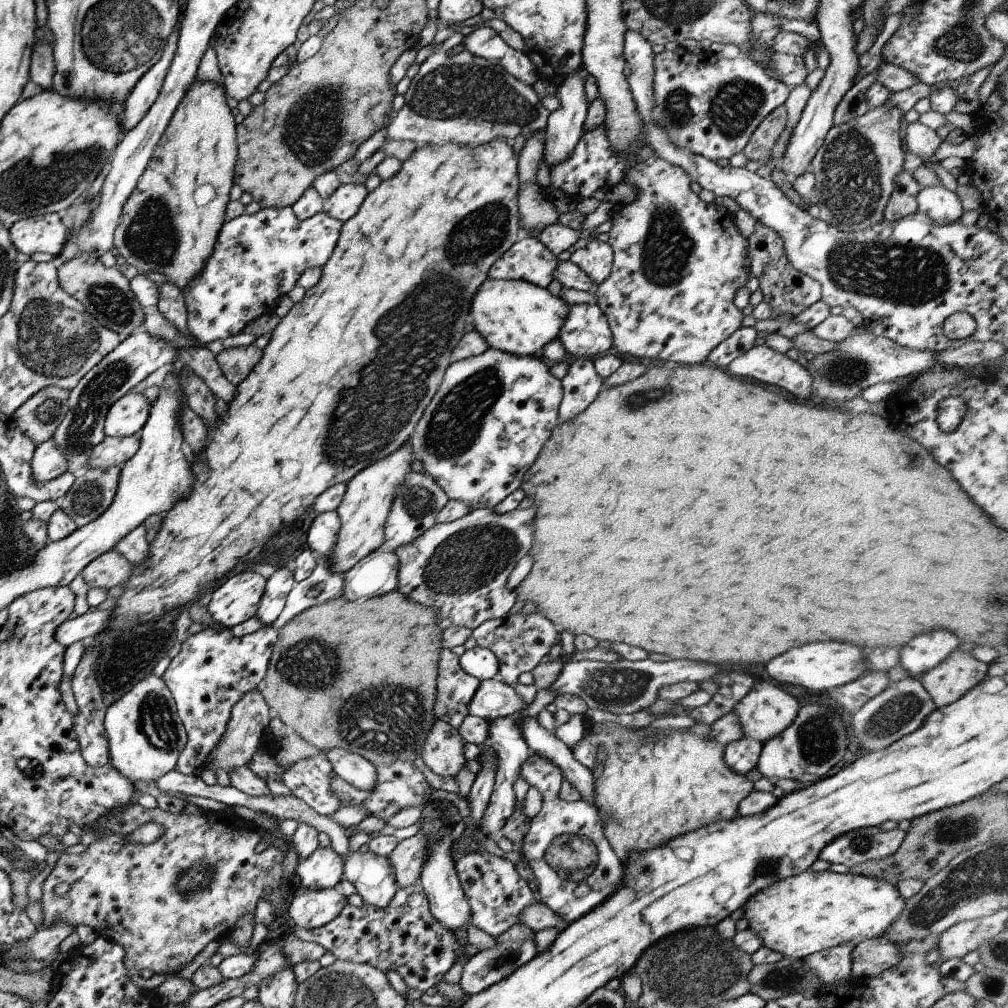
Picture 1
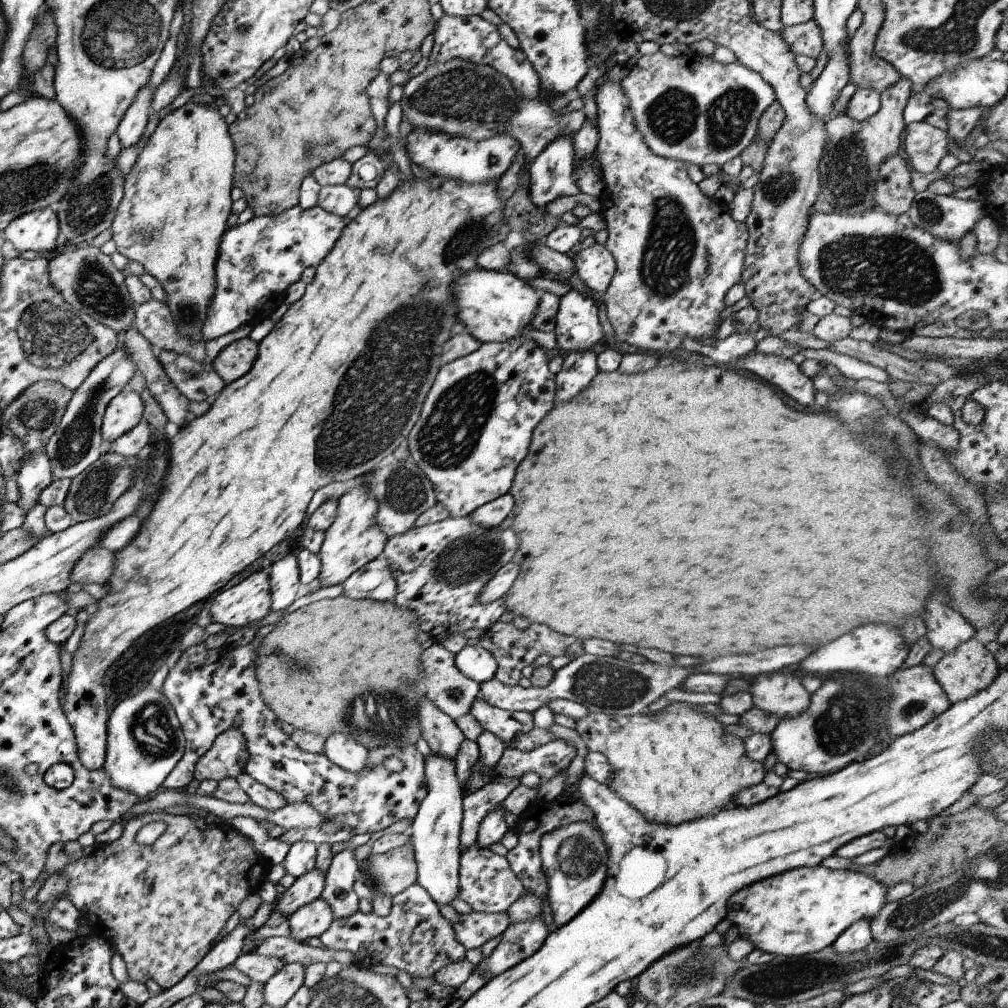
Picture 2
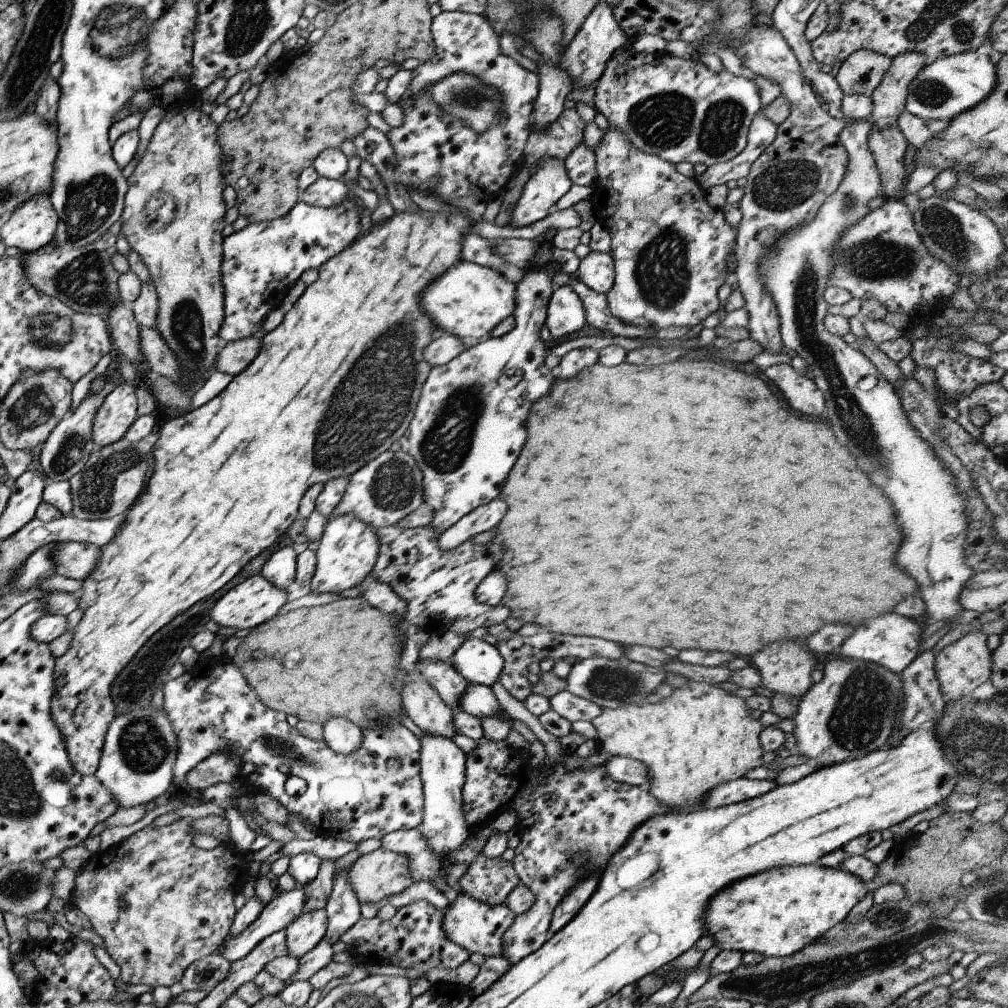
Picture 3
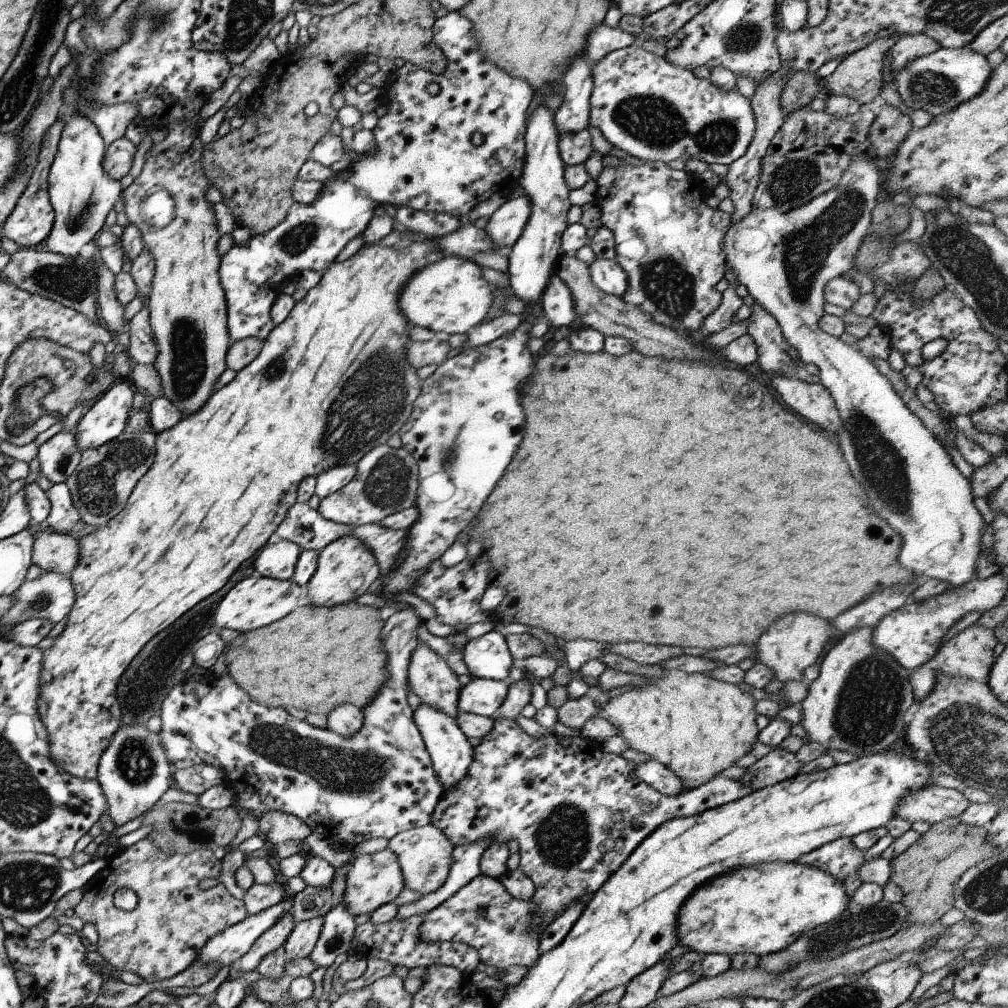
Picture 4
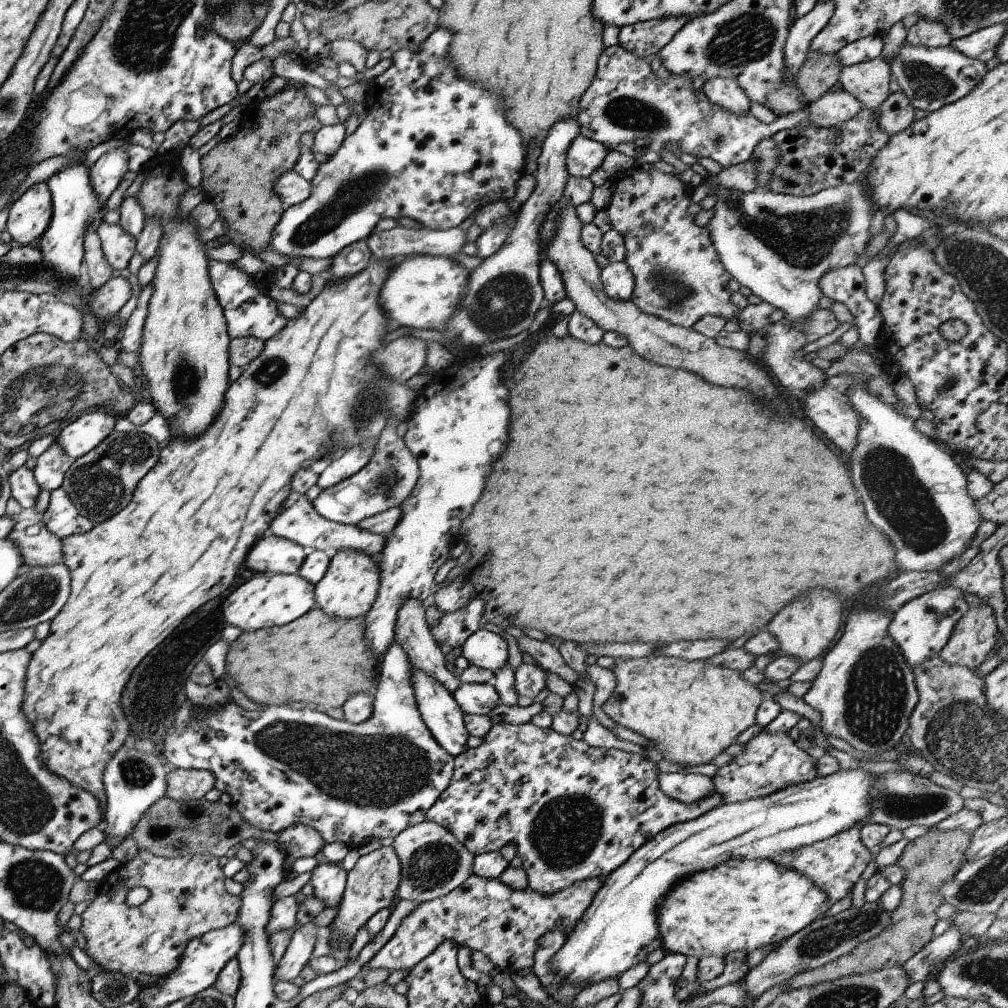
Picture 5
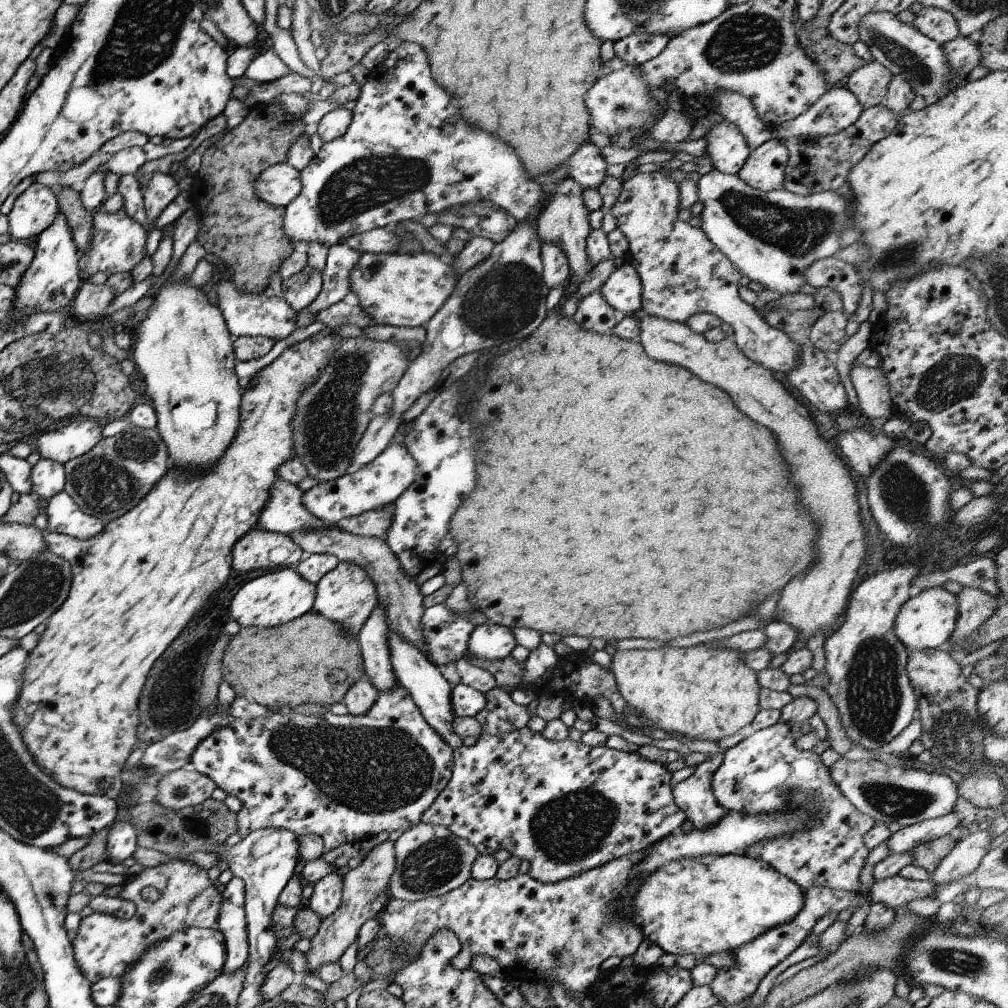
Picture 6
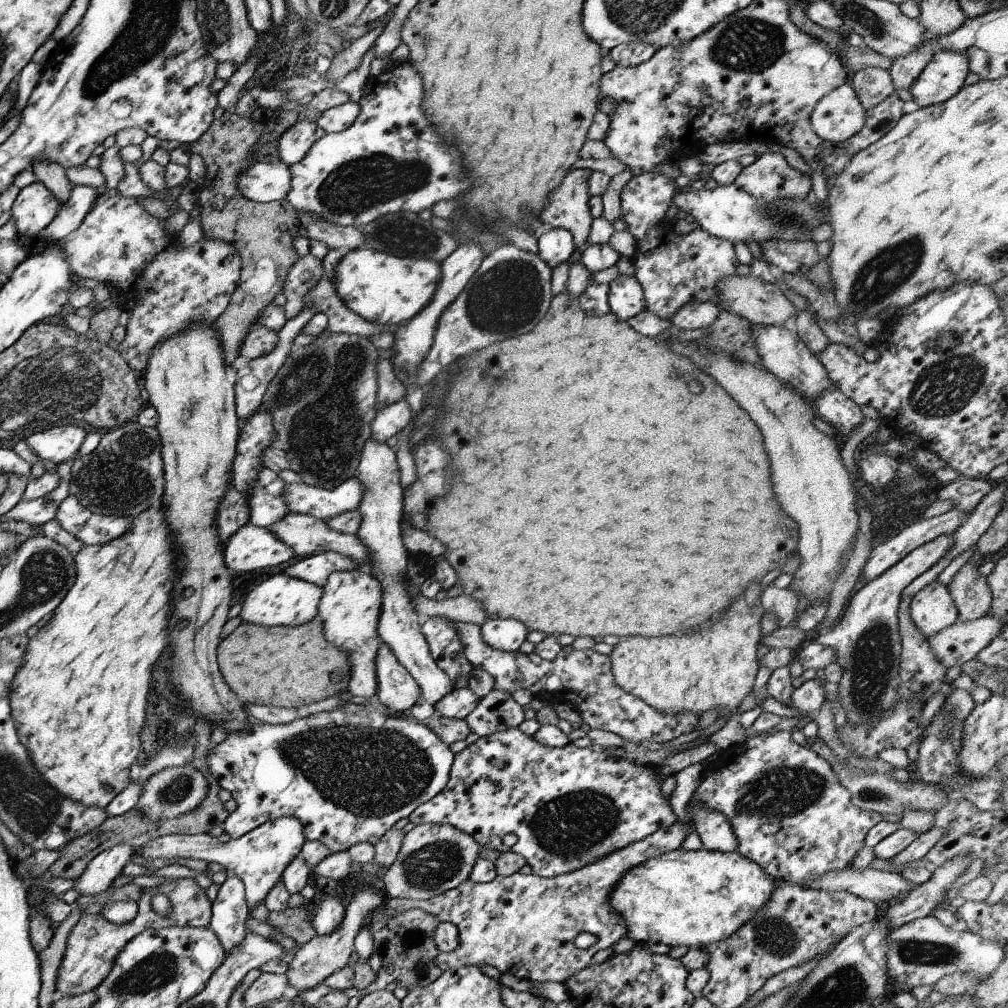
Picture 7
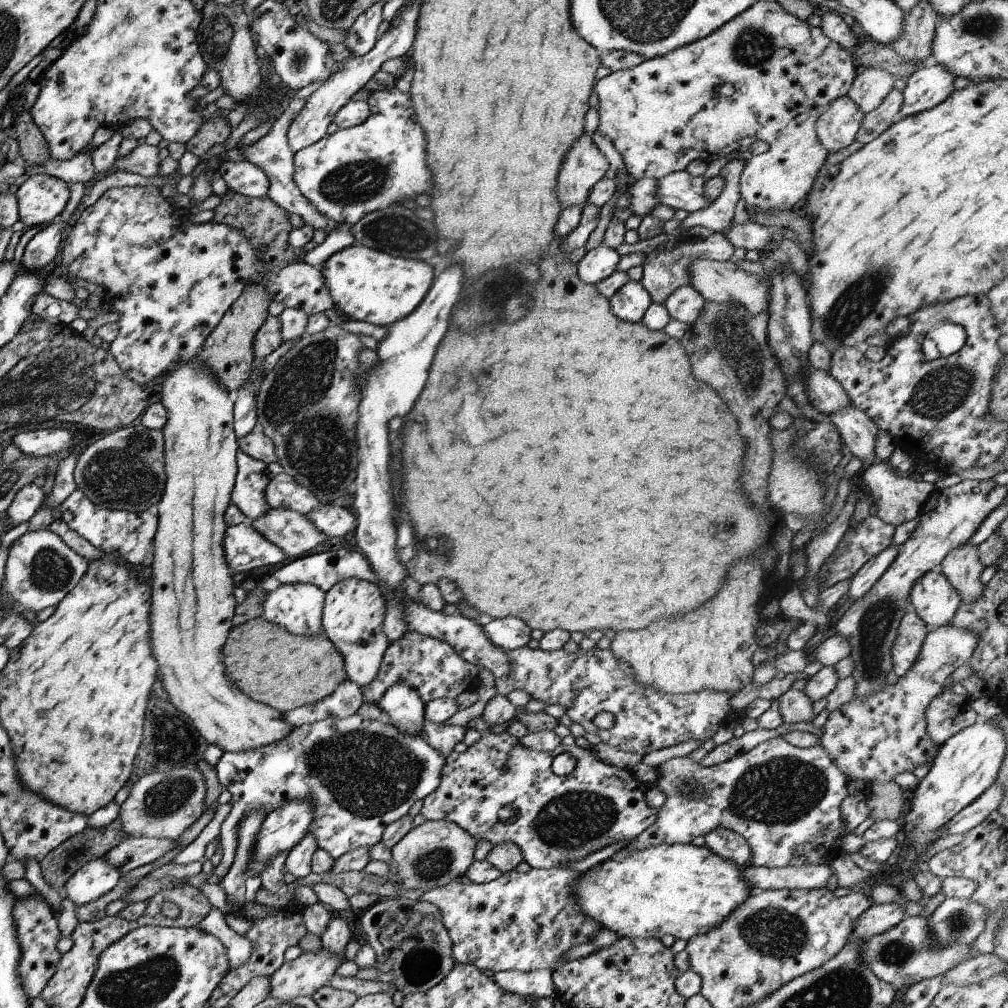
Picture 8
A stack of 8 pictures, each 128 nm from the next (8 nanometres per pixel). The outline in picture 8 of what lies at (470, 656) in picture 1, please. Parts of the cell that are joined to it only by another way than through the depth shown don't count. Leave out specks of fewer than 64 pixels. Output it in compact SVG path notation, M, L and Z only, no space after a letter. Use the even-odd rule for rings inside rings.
M504 617L493 619L481 627L487 640L501 648L501 650L514 650L526 647L530 640L530 630L519 618Z

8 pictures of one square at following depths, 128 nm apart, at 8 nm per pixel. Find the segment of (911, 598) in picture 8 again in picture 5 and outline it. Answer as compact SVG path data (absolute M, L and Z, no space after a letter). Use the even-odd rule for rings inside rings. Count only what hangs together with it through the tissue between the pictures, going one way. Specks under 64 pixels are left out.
M953 586L940 587L905 602L892 614L887 636L899 648L906 664L913 668L931 656L937 656L945 646L955 622L967 612L969 604L964 600L963 590Z

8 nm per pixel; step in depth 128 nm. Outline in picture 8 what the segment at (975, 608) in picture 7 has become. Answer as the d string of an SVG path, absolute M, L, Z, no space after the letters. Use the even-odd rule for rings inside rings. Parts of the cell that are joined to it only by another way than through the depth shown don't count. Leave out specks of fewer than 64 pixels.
M961 544L949 550L941 560L941 573L959 596L960 604L971 604L981 598L985 585L979 580L984 569L977 556L976 546Z

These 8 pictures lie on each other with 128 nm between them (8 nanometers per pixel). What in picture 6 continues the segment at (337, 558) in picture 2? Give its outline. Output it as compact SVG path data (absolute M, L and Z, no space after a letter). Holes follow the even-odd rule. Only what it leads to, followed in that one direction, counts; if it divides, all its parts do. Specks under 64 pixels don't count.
M338 561L333 570L329 570L315 585L315 599L312 612L327 618L330 622L337 622L343 626L349 638L356 638L357 632L378 605L377 592L373 580L367 572L353 564L353 562Z

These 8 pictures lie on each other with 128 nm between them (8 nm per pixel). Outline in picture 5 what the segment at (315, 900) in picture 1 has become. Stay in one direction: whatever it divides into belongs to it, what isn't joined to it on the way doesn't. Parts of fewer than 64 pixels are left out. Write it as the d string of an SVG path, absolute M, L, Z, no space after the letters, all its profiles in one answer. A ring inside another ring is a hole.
M309 922L295 926L281 960L274 966L274 981L288 981L300 975L315 943L317 926Z

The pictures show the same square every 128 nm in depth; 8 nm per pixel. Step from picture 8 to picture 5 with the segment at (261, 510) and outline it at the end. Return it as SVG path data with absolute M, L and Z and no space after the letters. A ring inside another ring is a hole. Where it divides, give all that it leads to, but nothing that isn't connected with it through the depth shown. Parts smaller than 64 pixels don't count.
M292 490L289 492L289 496L285 498L285 502L281 504L277 516L271 520L268 530L265 532L265 536L270 535L295 542L308 552L319 550L332 554L338 549L356 549L373 560L377 560L383 552L386 539L381 534L361 530L356 525L335 524L335 522L322 518L315 512L315 508L311 506L311 502L305 498L304 494L297 494Z

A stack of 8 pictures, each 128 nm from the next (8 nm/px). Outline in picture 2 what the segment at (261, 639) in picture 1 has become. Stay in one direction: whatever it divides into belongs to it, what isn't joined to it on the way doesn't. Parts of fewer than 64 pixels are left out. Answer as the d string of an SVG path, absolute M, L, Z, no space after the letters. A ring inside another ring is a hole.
M255 637L247 645L227 650L227 652L207 650L204 643L199 643L181 652L175 666L168 670L162 684L162 693L179 721L184 736L184 751L170 774L162 782L162 786L176 791L187 790L187 786L193 780L192 774L196 760L211 748L215 737L229 728L235 728L244 736L245 749L249 752L249 762L243 772L283 796L286 804L306 802L326 821L336 822L339 827L351 828L353 835L375 834L396 822L411 821L426 793L426 780L423 774L424 758L417 751L415 744L403 745L401 750L391 745L370 748L367 751L365 766L354 773L333 764L323 752L308 753L299 749L289 735L281 729L281 721L260 698L259 685L254 677L256 648L259 643L260 640ZM387 756L399 758L403 762L403 770L397 773L387 771L382 765L383 759Z

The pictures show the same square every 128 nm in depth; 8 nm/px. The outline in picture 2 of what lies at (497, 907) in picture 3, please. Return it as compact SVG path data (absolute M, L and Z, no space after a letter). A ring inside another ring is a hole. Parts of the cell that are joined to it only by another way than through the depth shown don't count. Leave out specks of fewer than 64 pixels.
M472 910L459 915L459 919L451 926L457 942L460 942L465 950L469 950L480 948L489 939L499 938L509 923L506 912L493 914Z

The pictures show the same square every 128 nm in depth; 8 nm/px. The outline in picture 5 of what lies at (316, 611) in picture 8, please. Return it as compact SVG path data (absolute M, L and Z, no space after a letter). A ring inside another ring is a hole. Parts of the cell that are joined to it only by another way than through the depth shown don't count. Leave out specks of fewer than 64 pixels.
M265 574L253 576L243 582L225 600L221 606L223 620L242 632L254 632L263 628L282 626L299 618L307 610L315 609L313 584L305 582L297 574Z

